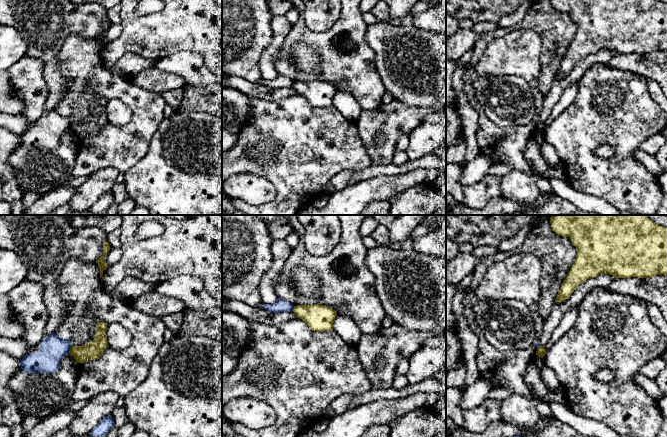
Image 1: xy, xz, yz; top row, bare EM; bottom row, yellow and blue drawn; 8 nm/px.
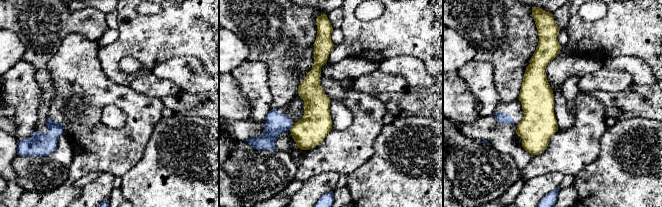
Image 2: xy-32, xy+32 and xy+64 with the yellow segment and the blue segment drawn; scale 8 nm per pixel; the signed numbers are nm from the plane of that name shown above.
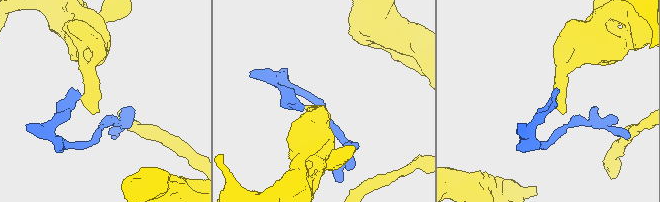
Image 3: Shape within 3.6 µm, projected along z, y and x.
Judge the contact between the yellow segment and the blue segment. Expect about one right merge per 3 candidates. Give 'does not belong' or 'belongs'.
does not belong

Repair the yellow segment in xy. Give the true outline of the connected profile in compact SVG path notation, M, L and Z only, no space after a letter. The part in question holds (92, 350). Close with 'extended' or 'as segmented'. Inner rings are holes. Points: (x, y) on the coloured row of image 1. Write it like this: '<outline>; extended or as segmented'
M98 322L95 327L95 338L83 346L72 346L69 354L74 357L77 363L98 359L103 351L109 347L106 331L107 324Z; as segmented

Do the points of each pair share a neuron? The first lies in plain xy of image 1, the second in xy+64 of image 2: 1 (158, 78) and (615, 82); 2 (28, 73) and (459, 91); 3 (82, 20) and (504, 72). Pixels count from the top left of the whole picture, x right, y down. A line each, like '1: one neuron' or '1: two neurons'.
1: one neuron
2: two neurons
3: one neuron

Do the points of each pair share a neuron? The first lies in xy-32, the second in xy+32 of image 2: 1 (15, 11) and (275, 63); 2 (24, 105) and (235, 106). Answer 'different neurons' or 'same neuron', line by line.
1: same neuron
2: different neurons

